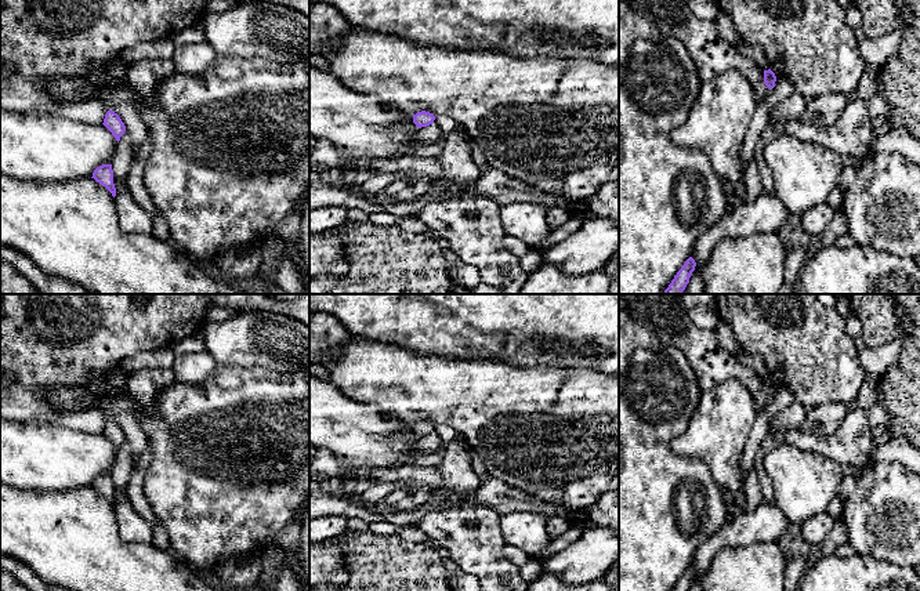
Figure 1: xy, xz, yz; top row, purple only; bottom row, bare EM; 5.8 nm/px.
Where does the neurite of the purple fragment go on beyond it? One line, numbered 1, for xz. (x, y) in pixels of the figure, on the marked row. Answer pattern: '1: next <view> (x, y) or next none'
1: next none

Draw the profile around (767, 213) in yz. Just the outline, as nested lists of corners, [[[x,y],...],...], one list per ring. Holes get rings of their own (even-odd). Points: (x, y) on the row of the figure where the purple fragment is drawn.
[[[764,189],[751,203],[743,203],[732,214],[724,215],[714,226],[705,232],[692,253],[696,262],[693,272],[702,272],[710,261],[713,247],[725,238],[776,232],[790,215],[775,193]]]

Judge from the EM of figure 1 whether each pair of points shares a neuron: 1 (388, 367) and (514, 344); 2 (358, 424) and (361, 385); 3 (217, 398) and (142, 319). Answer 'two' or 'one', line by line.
1: two
2: two
3: two

